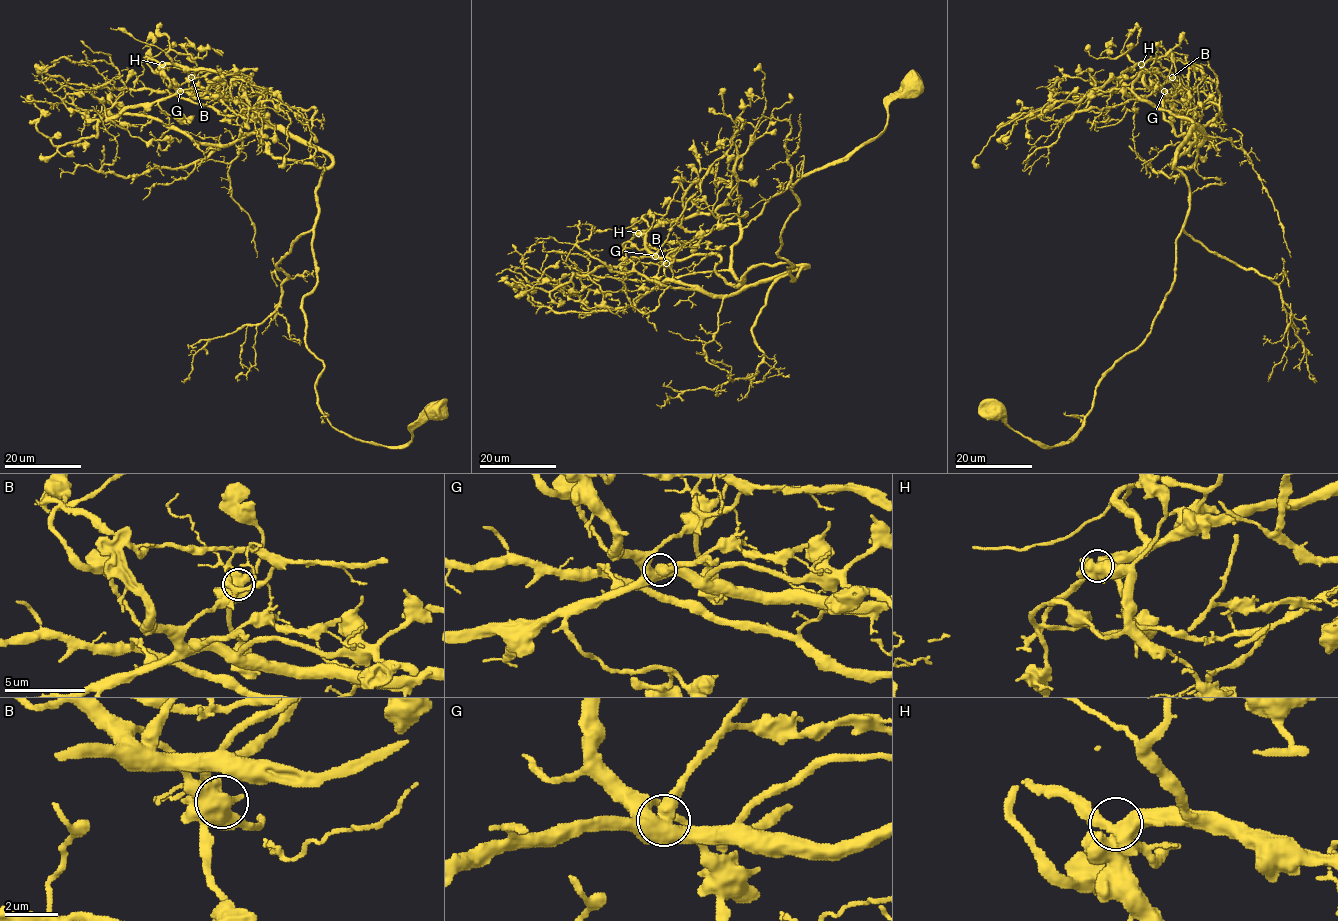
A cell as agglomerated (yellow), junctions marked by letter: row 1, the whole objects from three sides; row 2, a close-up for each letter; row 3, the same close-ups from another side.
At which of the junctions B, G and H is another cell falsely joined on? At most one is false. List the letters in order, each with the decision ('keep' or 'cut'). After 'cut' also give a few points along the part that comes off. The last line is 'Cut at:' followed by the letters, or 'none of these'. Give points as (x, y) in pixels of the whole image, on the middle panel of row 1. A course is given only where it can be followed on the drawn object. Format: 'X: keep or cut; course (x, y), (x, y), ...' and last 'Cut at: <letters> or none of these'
B: keep
G: cut; course (656, 256), (670, 226), (696, 193)
H: keep
Cut at: G

